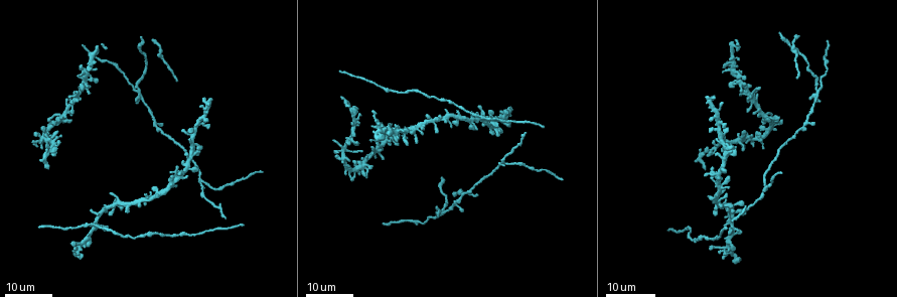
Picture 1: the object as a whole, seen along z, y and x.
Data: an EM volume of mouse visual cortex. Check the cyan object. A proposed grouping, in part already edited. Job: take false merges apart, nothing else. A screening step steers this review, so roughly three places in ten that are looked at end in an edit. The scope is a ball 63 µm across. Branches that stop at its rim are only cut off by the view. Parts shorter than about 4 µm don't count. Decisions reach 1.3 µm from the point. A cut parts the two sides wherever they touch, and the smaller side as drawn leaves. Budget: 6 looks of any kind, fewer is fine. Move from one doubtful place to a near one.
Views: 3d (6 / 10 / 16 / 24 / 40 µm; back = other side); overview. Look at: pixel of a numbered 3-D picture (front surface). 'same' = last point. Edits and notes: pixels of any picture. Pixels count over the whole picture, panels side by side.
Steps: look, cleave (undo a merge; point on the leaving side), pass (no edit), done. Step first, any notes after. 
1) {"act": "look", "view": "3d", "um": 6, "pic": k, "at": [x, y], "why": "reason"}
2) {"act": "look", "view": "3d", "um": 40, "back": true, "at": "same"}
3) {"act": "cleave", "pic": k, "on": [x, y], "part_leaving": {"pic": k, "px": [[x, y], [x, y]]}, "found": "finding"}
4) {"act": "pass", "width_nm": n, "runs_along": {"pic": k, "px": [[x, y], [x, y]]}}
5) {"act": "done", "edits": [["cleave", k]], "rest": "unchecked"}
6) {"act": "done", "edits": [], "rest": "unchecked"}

{"act": "look", "view": "3d", "um": 24, "pic": 1, "at": [399, 132], "why": "four arms meet"}

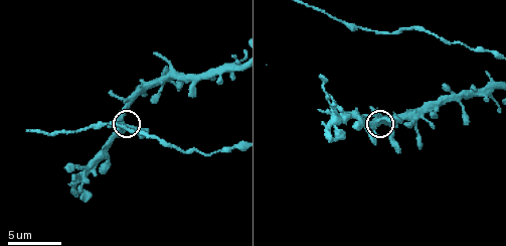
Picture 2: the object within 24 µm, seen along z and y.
{"act": "look", "view": "3d", "um": 10, "at": "same"}

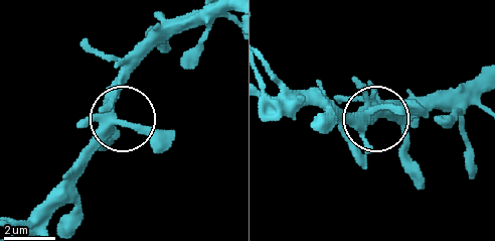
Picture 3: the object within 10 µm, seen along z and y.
{"act": "look", "view": "3d", "um": 6, "pic": 3, "at": [113, 121]}

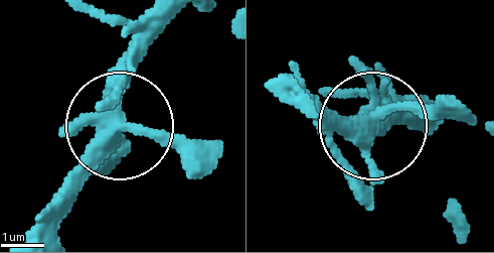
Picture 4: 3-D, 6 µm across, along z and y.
{"act": "pass", "runs_along": {"pic": 4, "px": [[175, 18], [139, 61], [121, 116], [204, 166]]}, "found": "continuous, no second neuron"}

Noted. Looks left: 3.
{"act": "look", "view": "3d", "um": 24, "pic": 1, "at": [202, 180], "why": "four or more arms meet"}

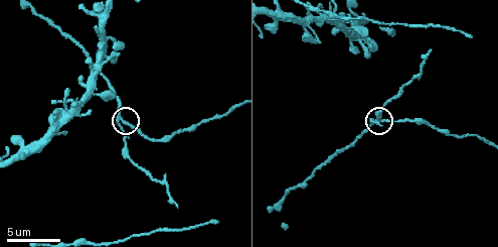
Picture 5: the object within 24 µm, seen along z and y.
{"act": "look", "view": "3d", "um": 10, "pic": 5, "at": [127, 123]}

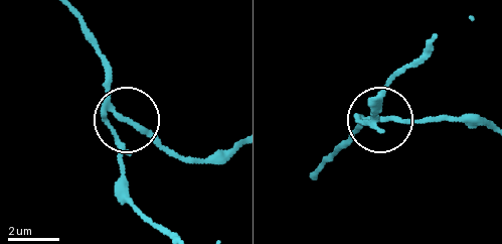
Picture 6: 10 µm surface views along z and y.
{"act": "cleave", "pic": 6, "on": [118, 146], "arms": 4, "part_leaving": {"pic": 6, "px": [[104, 111], [125, 194], [162, 230]]}, "found": "two neurons meet here"}

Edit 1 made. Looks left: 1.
{"act": "done", "edits": [["cleave", 6]], "rest": "unchecked"}

